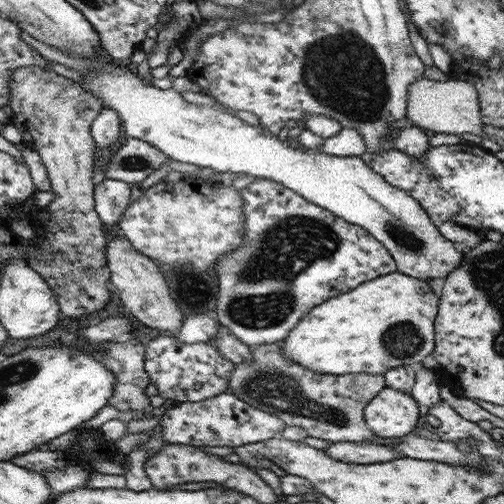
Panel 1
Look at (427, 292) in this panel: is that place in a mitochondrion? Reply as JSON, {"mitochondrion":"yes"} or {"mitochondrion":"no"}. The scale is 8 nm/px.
{"mitochondrion":"no"}

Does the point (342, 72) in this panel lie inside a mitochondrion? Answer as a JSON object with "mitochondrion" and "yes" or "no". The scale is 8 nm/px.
{"mitochondrion":"yes"}

